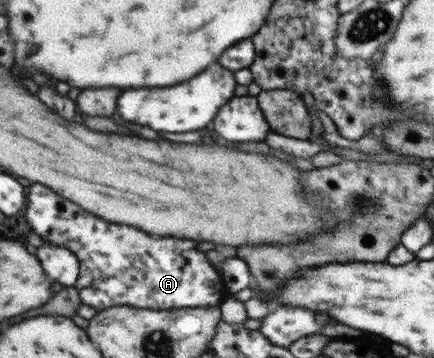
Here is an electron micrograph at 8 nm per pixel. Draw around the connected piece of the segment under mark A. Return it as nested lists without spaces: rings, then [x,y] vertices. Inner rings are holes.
[[[33,184],[27,198],[25,216],[39,238],[55,242],[55,246],[63,246],[78,257],[79,273],[74,287],[80,302],[91,308],[194,309],[219,304],[223,296],[228,297],[221,276],[209,266],[205,254],[195,250],[191,240],[155,238],[125,224],[105,222],[41,184]]]

